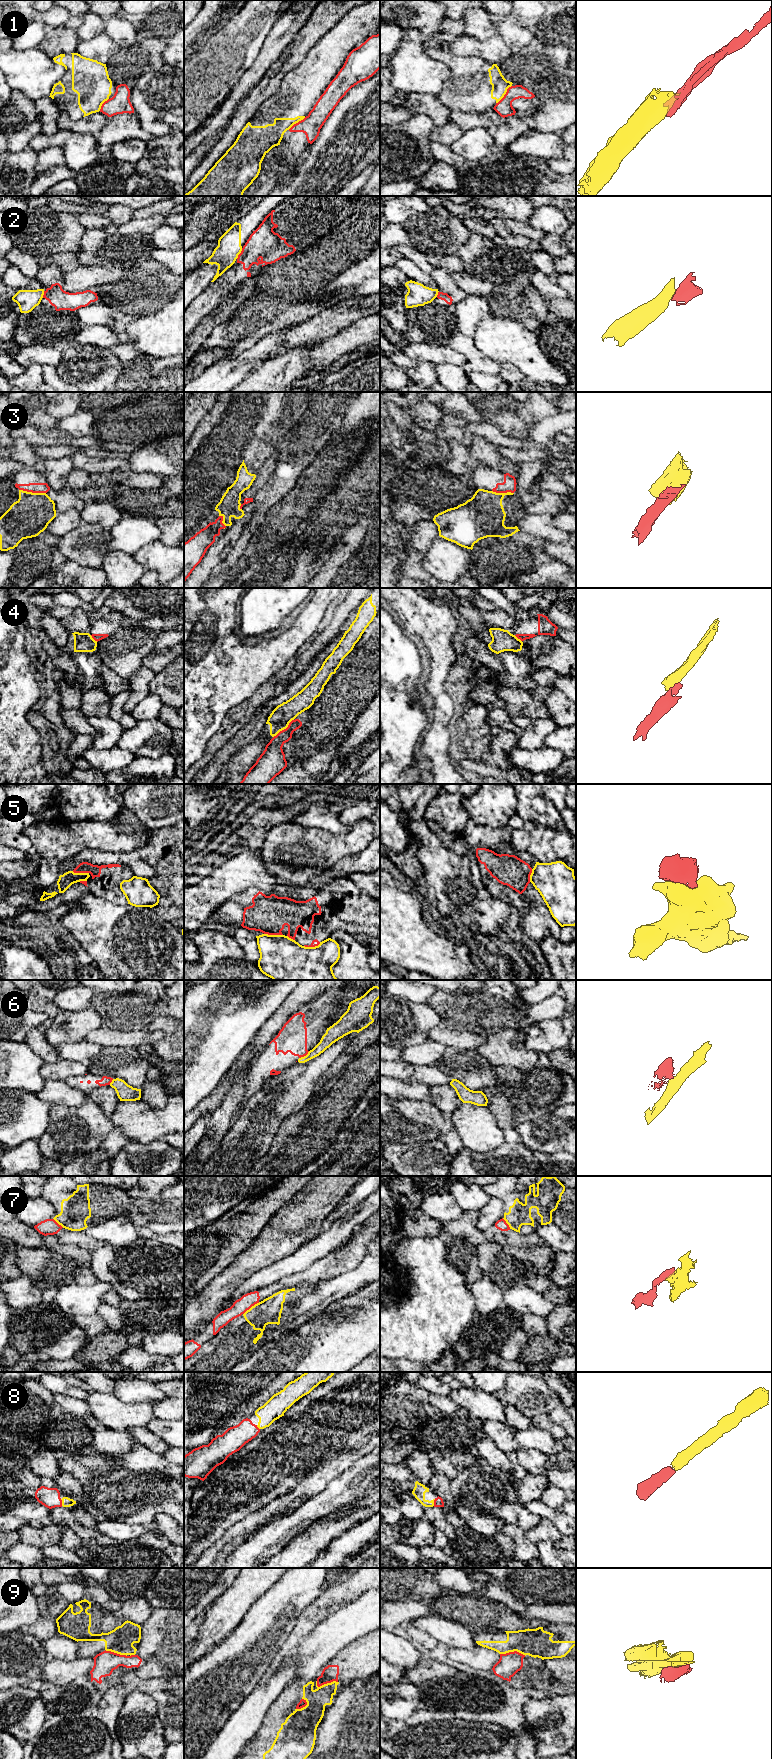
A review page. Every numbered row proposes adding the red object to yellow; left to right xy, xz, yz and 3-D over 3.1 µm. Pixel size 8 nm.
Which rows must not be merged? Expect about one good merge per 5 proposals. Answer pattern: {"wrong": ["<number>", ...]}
{"wrong": ["1", "2", "3", "4", "5", "6", "7", "9"]}

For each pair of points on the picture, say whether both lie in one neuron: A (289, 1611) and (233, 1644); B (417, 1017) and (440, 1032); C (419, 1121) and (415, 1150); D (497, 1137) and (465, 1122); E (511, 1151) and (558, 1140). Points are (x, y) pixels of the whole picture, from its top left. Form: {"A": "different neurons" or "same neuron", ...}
{"A": "same neuron", "B": "different neurons", "C": "different neurons", "D": "same neuron", "E": "different neurons"}

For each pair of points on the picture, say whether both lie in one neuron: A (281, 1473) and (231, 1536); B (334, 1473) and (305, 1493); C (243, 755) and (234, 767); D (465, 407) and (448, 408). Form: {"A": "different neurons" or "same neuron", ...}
{"A": "different neurons", "B": "same neuron", "C": "same neuron", "D": "same neuron"}

